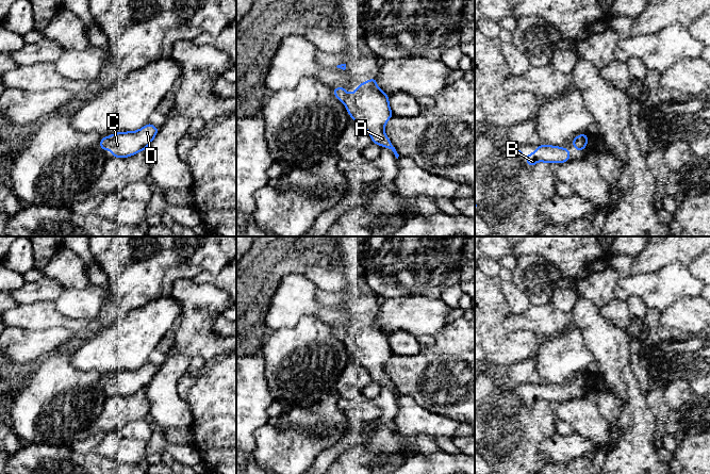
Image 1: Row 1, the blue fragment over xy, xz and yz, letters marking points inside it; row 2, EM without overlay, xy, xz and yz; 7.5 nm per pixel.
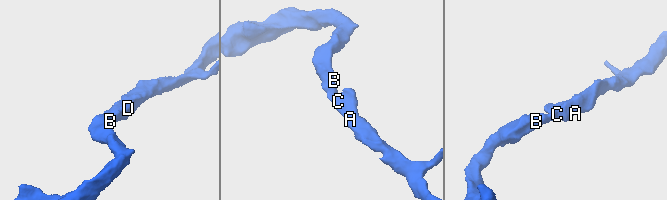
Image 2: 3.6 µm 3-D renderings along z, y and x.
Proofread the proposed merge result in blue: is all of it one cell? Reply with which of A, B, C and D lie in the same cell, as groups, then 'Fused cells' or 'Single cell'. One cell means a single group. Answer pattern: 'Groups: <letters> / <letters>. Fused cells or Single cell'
Groups: A B C D. Single cell

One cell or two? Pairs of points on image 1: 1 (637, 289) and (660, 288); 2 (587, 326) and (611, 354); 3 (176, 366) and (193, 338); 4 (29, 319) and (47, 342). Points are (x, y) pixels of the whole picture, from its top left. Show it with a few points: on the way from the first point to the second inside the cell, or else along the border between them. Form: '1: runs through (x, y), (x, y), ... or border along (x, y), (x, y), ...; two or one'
1: runs through (642, 287), (655, 287); one
2: runs through (593, 332), (608, 347); one
3: border along (168, 353), (184, 354), (191, 359); two
4: border along (13, 326), (30, 329), (62, 327); two

